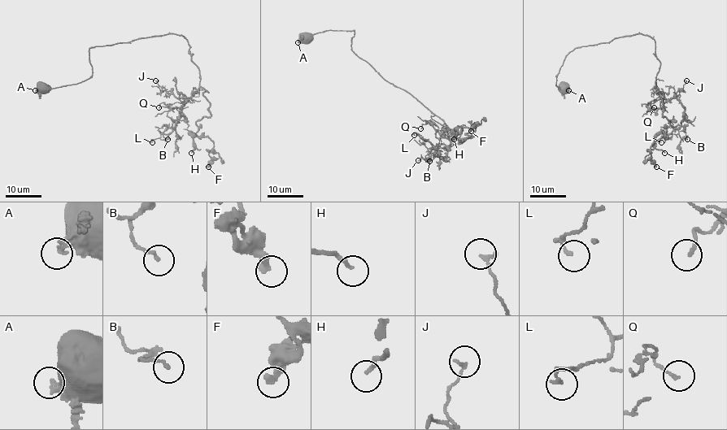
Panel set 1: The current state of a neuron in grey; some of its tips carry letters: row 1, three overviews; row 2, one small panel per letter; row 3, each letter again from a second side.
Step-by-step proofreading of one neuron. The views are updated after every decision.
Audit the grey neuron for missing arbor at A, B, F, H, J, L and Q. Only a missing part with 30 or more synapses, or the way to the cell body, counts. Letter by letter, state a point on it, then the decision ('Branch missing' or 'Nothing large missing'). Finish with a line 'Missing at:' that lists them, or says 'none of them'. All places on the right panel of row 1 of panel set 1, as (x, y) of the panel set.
A: Place: (568, 90). Nothing large missing
B: Place: (687, 139). Nothing large missing
F: Place: (656, 167). Nothing large missing
H: Place: (664, 153). Nothing large missing
J: Place: (686, 80). Nothing large missing
L: Place: (661, 142). Nothing large missing
Q: Place: (654, 107). Nothing large missing
Missing at: none of them

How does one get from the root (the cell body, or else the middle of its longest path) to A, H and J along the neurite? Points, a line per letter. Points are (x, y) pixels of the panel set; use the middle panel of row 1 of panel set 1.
A: (434, 114), (408, 93), (385, 80), (352, 49), (354, 31), (323, 31), (314, 33), (307, 41), (298, 42)
H: (434, 114), (455, 134), (467, 128), (470, 131), (465, 134), (473, 137), (458, 143), (455, 129), (454, 139)
J: (434, 114), (455, 134), (463, 131), (446, 148), (437, 148), (418, 160)

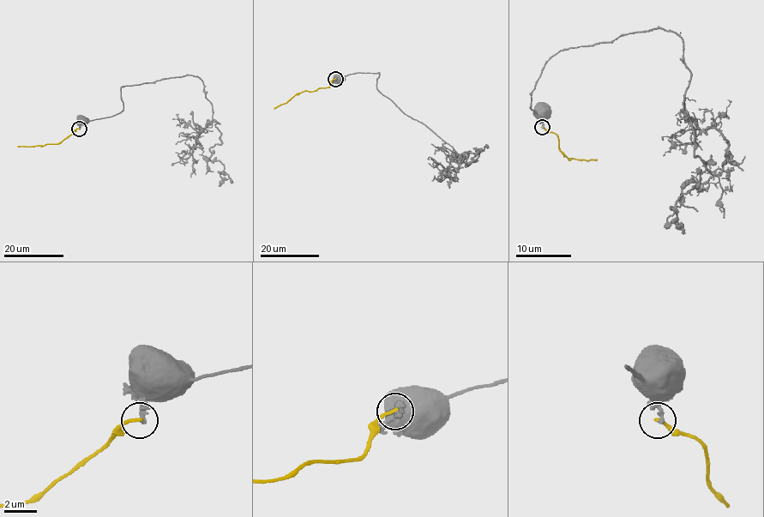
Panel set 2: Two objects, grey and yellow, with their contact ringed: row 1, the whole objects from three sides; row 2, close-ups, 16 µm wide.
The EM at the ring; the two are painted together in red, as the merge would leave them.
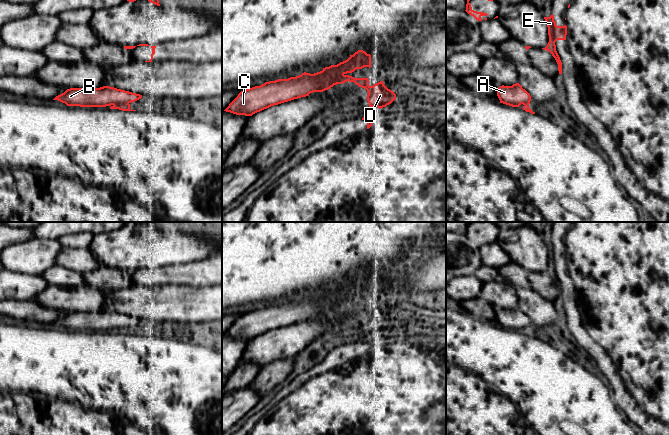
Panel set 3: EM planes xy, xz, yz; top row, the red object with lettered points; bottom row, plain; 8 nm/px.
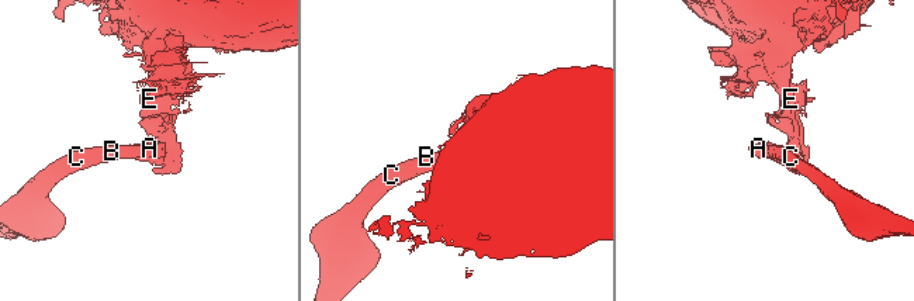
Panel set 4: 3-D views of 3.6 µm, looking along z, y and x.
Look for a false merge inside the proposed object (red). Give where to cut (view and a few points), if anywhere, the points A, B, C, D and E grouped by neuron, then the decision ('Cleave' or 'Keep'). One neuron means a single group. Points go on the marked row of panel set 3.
Split along xz (348, 75), (339, 77), (334, 84). Groups: A B C / D E. Cleave

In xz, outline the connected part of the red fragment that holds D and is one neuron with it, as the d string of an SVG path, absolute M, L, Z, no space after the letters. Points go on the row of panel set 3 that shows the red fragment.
M343 76L336 80L335 85L345 82L354 82L359 87L365 88L368 92L367 101L369 108L378 107L379 109L386 107L396 100L396 94L388 89L383 81L380 81L373 86L369 85L368 78L354 78L352 76Z

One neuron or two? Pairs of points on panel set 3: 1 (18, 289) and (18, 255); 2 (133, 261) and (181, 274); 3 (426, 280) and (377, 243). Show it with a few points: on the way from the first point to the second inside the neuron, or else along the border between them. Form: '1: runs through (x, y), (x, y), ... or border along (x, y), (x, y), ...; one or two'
1: border along (10, 270), (40, 275); two
2: border along (182, 263), (162, 266), (158, 269); two
3: border along (406, 258), (399, 261), (392, 271), (380, 272); two

